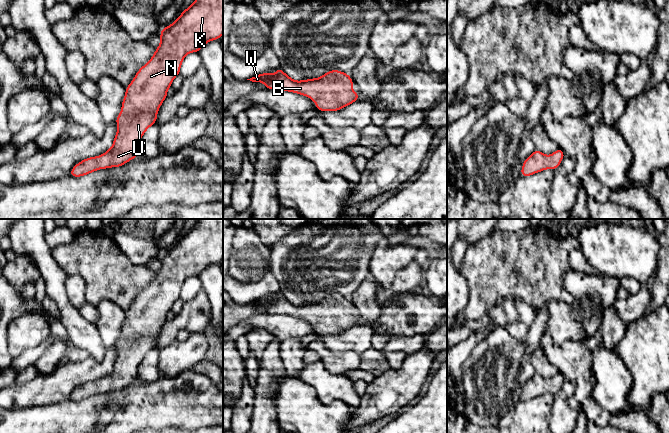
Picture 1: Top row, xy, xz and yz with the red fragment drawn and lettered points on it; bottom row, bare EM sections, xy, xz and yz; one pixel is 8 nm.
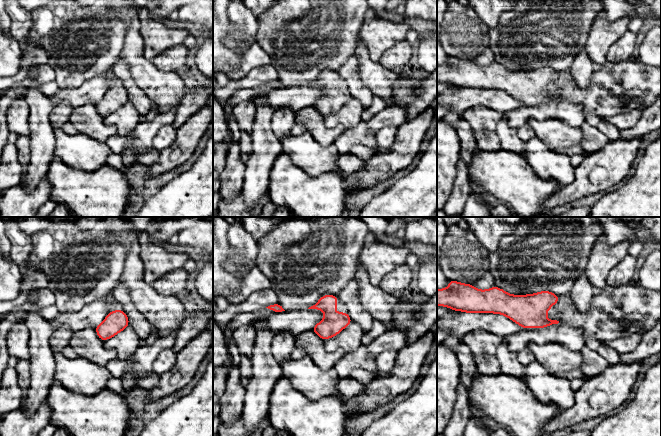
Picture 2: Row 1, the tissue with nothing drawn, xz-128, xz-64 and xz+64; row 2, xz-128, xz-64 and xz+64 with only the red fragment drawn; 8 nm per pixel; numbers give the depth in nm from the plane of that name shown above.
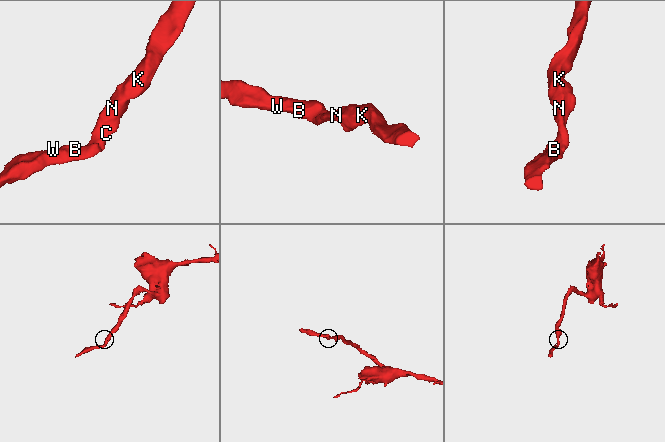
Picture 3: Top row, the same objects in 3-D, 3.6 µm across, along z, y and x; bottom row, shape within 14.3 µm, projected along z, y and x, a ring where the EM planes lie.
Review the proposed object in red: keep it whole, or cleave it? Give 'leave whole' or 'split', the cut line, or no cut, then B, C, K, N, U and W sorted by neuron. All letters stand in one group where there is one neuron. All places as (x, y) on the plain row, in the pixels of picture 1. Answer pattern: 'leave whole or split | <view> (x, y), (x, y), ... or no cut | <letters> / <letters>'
leave whole | no cut | B C K N U W

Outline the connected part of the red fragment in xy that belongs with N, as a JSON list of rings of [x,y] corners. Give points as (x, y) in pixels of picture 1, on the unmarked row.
[[[199,219],[174,247],[161,254],[159,271],[126,311],[121,337],[115,343],[118,353],[112,371],[100,380],[89,381],[76,388],[69,400],[80,401],[98,393],[119,391],[136,382],[138,367],[145,355],[156,346],[157,336],[173,303],[180,297],[184,281],[188,277],[199,276],[206,267],[222,259],[223,219]]]

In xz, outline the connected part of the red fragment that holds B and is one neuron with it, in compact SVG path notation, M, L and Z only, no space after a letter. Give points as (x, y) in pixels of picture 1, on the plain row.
M278 292L274 298L265 296L247 304L263 306L266 313L285 314L309 321L319 335L338 335L358 325L359 320L351 314L354 307L350 299L339 294L331 294L315 303L294 305Z

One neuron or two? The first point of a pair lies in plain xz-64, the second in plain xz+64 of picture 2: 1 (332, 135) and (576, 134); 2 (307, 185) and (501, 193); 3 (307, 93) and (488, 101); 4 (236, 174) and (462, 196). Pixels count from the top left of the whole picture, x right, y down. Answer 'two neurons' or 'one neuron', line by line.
1: one neuron
2: one neuron
3: one neuron
4: one neuron

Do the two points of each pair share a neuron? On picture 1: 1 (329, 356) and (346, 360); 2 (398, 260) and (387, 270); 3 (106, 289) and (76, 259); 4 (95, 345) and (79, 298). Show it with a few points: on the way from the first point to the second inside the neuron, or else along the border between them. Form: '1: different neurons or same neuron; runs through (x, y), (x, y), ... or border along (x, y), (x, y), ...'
1: same neuron; runs through (333, 360), (342, 360)
2: same neuron; runs through (395, 262), (390, 267)
3: same neuron; runs through (99, 282), (83, 266)
4: different neurons; border along (65, 288), (69, 300), (78, 309)

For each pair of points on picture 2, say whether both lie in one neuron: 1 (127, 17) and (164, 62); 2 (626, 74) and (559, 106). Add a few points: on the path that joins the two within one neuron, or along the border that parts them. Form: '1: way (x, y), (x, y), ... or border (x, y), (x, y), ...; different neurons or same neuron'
1: border (151, 61), (162, 70), (174, 70); different neurons
2: border (559, 97), (578, 103), (586, 113); different neurons

